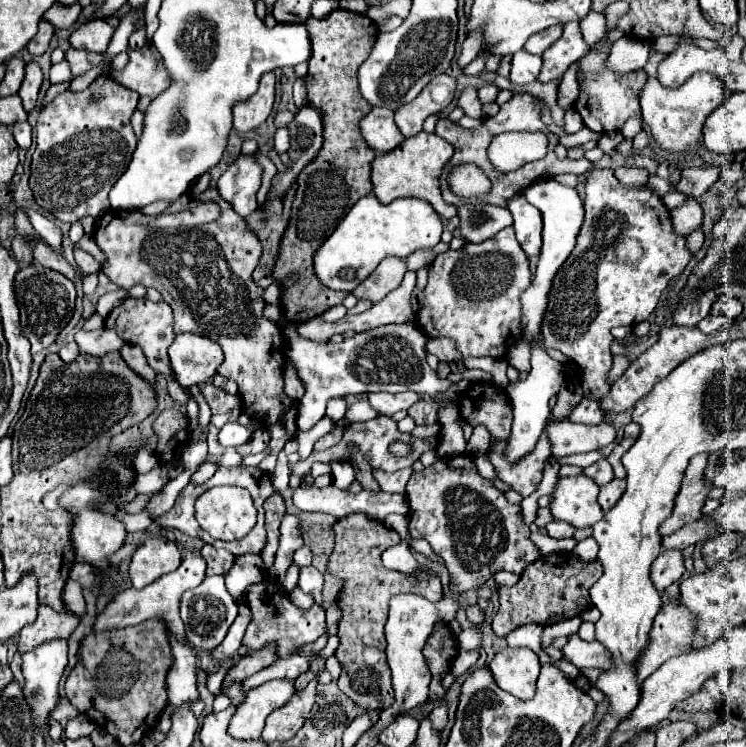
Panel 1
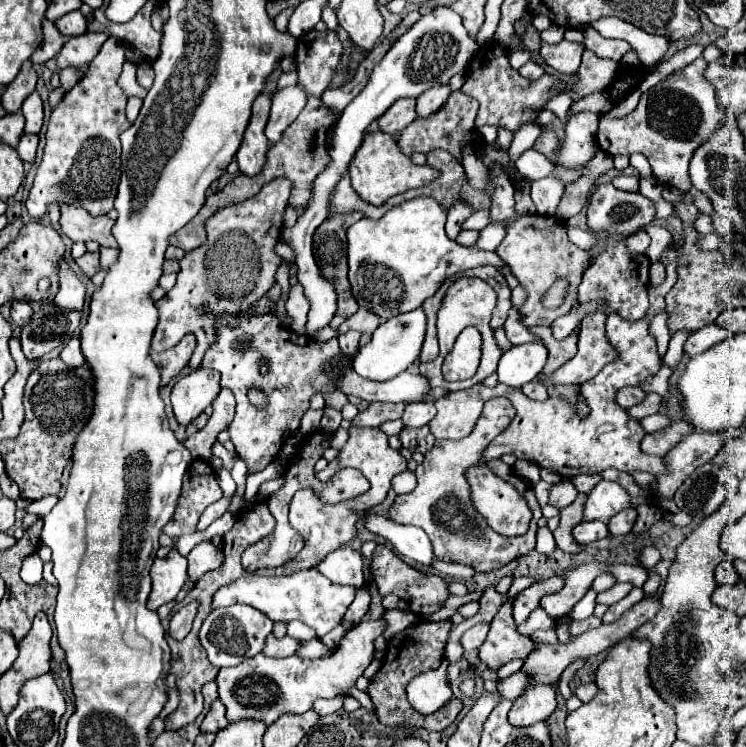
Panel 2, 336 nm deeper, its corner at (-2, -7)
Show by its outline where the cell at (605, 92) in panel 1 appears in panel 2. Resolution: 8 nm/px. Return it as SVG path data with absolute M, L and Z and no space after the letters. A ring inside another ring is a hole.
M699 57L685 69L675 71L647 93L643 93L637 109L627 117L613 119L609 115L601 115L597 131L599 147L609 155L643 153L651 163L653 175L663 185L687 193L693 187L687 175L691 155L725 123L725 115L719 109L715 89L703 75L705 69L707 61Z

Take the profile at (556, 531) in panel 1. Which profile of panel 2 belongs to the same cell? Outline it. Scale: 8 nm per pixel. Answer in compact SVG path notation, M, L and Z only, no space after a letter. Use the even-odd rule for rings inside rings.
M581 521L575 529L573 529L573 535L575 539L581 543L581 545L589 545L593 541L599 541L603 537L609 535L609 527L607 523L603 521Z

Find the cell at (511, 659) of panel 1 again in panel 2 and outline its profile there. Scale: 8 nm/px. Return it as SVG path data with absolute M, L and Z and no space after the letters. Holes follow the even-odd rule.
M535 685L523 691L509 711L509 723L513 727L531 727L539 721L547 721L557 707L555 691L551 685Z

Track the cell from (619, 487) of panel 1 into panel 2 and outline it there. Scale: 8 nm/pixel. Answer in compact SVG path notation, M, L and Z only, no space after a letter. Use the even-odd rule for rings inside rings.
M625 509L619 511L615 517L611 517L609 521L609 531L611 535L627 535L633 529L633 523L637 519L637 511L635 509Z

